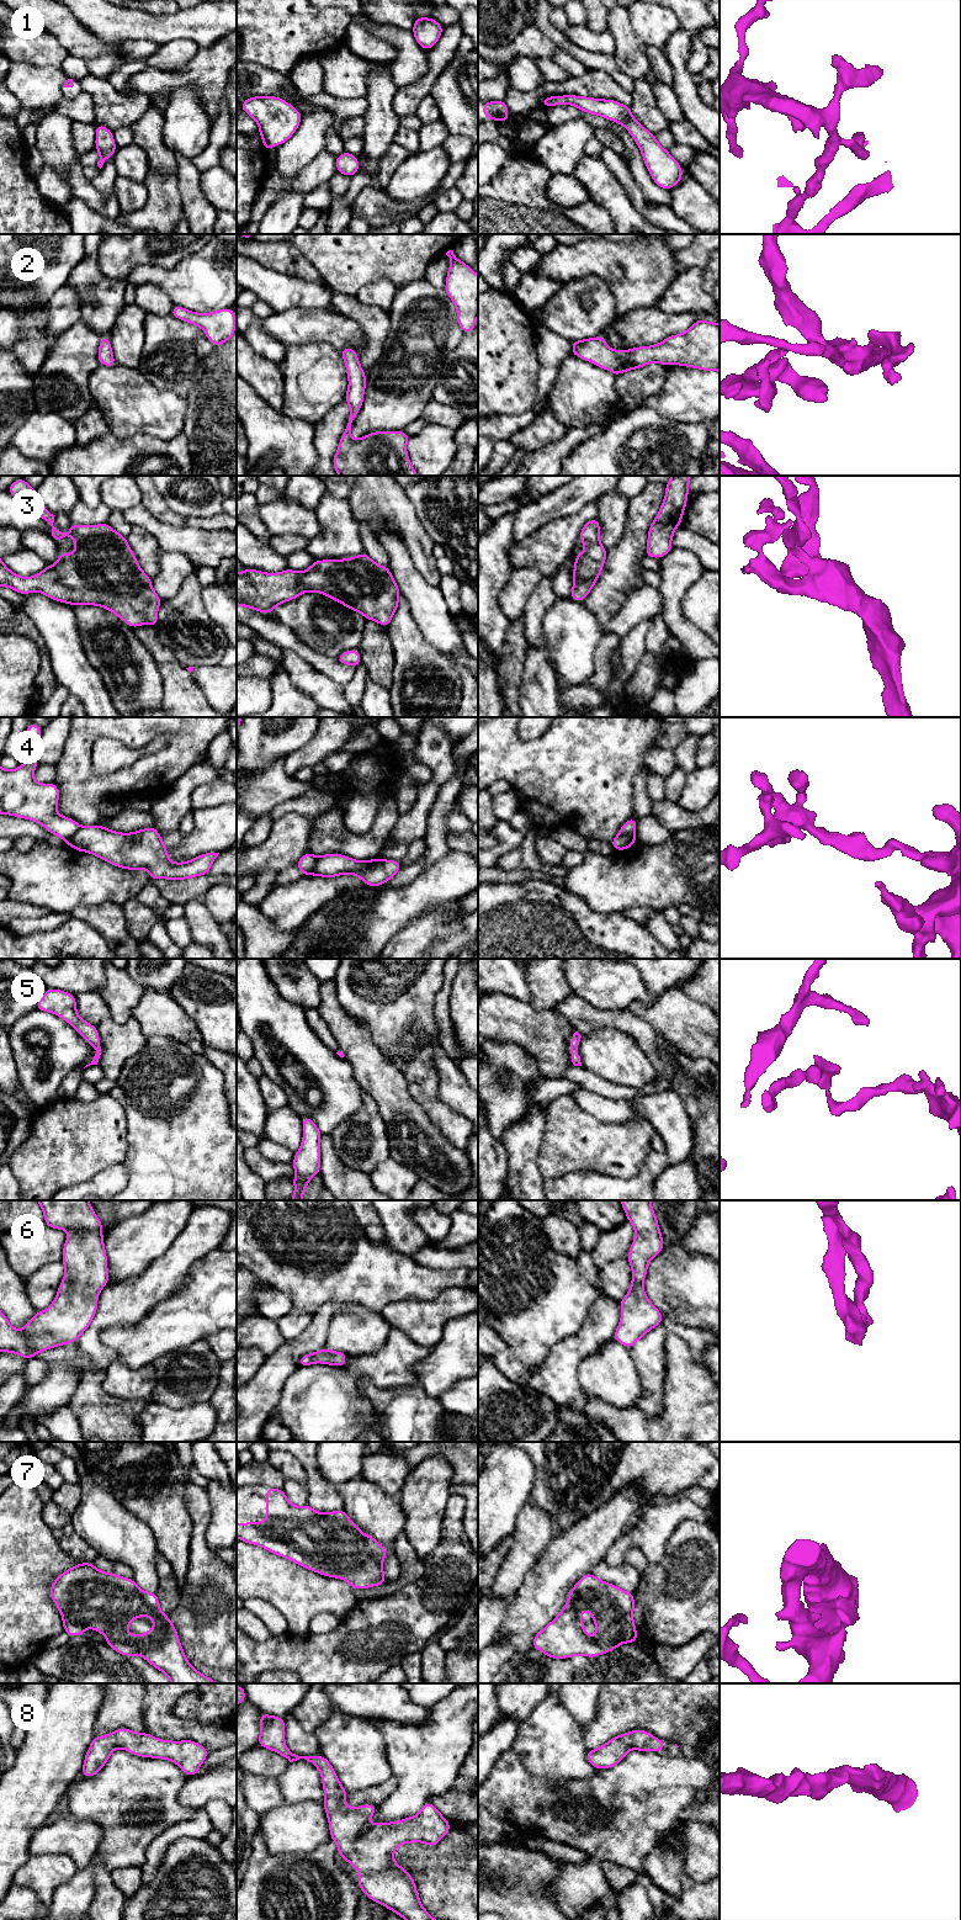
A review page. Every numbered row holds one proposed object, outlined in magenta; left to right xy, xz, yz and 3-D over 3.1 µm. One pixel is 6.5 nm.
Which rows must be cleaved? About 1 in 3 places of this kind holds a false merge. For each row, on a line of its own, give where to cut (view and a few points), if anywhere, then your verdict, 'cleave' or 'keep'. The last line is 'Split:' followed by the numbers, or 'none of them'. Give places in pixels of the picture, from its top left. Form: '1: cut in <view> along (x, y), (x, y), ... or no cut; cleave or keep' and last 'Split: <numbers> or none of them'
1: no cut; keep
2: no cut; keep
3: no cut; keep
4: cut in xz along (316, 857), (316, 870), (313, 874); cleave
5: no cut; keep
6: no cut; keep
7: no cut; keep
8: no cut; keep
Split: 4

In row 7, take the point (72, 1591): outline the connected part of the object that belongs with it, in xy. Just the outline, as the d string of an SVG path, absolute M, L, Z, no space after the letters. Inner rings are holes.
M80 1563L58 1575L49 1592L62 1614L64 1632L69 1637L84 1635L85 1628L89 1627L105 1634L105 1643L117 1653L144 1658L164 1672L171 1683L218 1683L190 1665L174 1623L168 1614L161 1613L156 1593L142 1591L133 1579L101 1571L92 1563ZM144 1614L155 1623L155 1628L148 1629L143 1635L128 1635L131 1622Z

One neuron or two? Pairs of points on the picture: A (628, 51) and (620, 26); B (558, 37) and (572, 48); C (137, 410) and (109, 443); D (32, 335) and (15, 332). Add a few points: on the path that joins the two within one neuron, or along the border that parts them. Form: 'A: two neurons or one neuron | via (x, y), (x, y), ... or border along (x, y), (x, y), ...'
A: one neuron | via (628, 44), (624, 32)
B: one neuron | via (562, 41), (568, 46)
C: two neurons | border along (111, 431), (117, 438)
D: two neurons | border along (15, 311), (24, 335), (12, 348)

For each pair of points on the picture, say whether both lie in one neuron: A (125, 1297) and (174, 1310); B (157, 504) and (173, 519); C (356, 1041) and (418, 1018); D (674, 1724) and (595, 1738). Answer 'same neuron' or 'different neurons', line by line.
A: different neurons
B: same neuron
C: different neurons
D: same neuron

